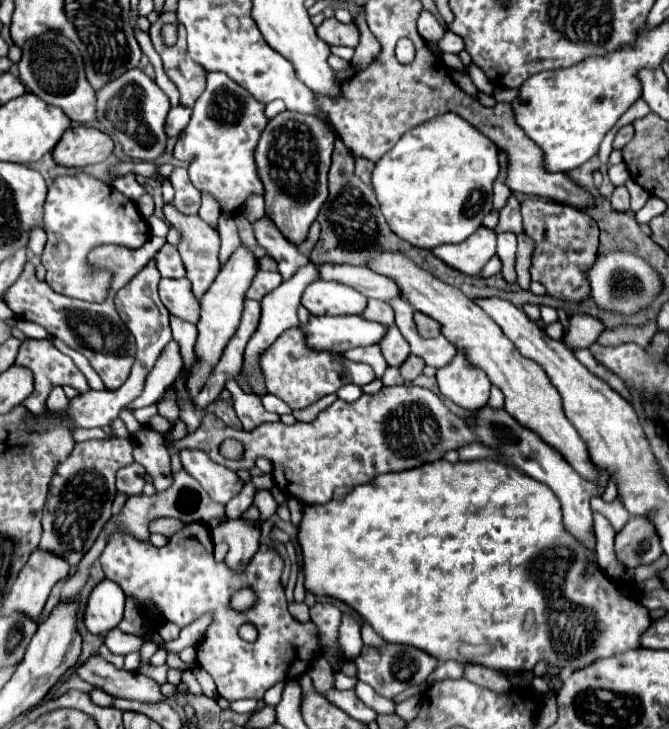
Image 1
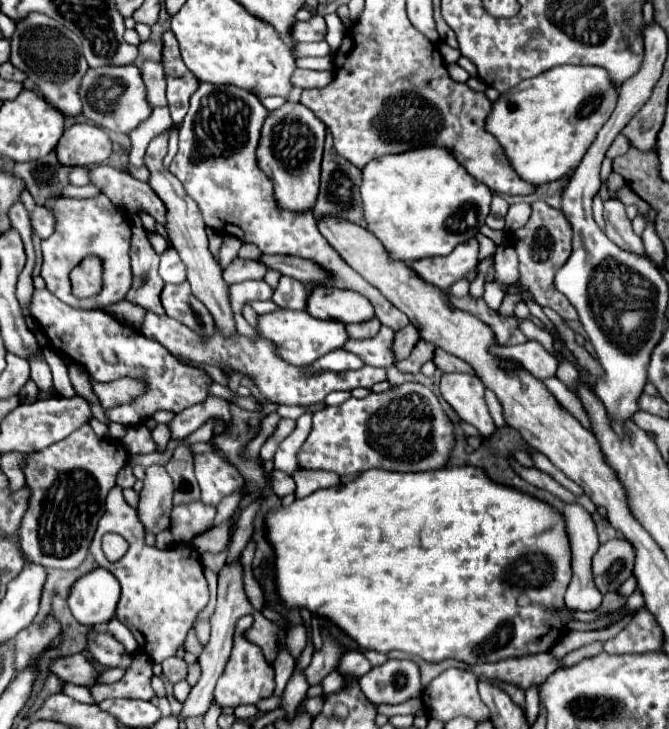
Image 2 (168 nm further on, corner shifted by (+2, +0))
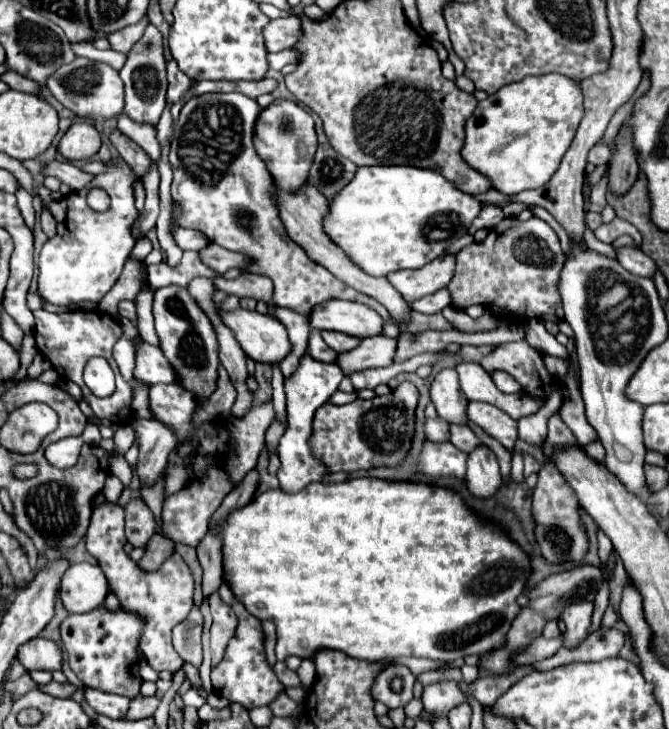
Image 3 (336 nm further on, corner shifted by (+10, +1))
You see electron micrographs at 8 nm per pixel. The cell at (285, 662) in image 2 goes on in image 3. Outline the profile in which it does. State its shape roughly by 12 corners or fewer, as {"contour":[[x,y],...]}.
{"contour":[[445,487],[217,523],[277,661],[501,647],[529,557]]}

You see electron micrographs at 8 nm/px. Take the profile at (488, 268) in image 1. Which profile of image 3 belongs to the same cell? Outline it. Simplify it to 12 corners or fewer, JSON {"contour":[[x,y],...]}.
{"contour":[[441,289],[411,305],[423,315],[435,315],[449,305],[449,293]]}

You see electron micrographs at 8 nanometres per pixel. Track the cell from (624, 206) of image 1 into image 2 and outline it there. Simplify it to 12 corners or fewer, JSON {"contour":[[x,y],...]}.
{"contour":[[605,200],[604,232],[617,246],[645,254],[621,200]]}

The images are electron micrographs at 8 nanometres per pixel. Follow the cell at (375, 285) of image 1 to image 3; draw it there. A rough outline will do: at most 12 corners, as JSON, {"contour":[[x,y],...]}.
{"contour":[[215,243],[199,251],[201,263],[217,275],[243,267],[247,257],[221,249]]}

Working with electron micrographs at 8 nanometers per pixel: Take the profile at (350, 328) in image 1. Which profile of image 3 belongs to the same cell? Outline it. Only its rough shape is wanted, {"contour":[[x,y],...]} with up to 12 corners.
{"contour":[[233,309],[219,317],[245,355],[279,363],[291,349],[269,315]]}

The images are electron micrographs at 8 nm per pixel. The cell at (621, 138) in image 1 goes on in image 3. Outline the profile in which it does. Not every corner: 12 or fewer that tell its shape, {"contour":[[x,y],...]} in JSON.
{"contour":[[603,143],[591,147],[587,161],[605,165],[611,155]]}

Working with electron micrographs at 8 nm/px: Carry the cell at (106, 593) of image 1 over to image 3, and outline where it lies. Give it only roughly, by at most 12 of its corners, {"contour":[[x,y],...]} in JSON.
{"contour":[[73,563],[59,595],[69,613],[89,613],[109,585],[99,565]]}

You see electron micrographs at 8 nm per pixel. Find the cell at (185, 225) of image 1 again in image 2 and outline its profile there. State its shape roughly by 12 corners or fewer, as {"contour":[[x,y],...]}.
{"contour":[[107,164],[91,166],[91,182],[115,206],[145,210],[165,226],[165,204],[147,182]]}

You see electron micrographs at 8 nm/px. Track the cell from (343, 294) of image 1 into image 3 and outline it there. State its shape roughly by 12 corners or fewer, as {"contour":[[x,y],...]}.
{"contour":[[327,301],[309,315],[319,331],[359,339],[383,331],[377,311],[351,301]]}

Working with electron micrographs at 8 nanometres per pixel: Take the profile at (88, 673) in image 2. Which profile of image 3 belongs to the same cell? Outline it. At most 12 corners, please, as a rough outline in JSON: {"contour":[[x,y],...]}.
{"contour":[[35,637],[17,649],[27,671],[61,669],[61,651]]}

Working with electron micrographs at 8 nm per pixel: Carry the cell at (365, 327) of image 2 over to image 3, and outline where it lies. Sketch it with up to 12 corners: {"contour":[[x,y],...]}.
{"contour":[[321,333],[323,341],[343,353],[355,349],[361,341],[345,337],[343,333]]}

